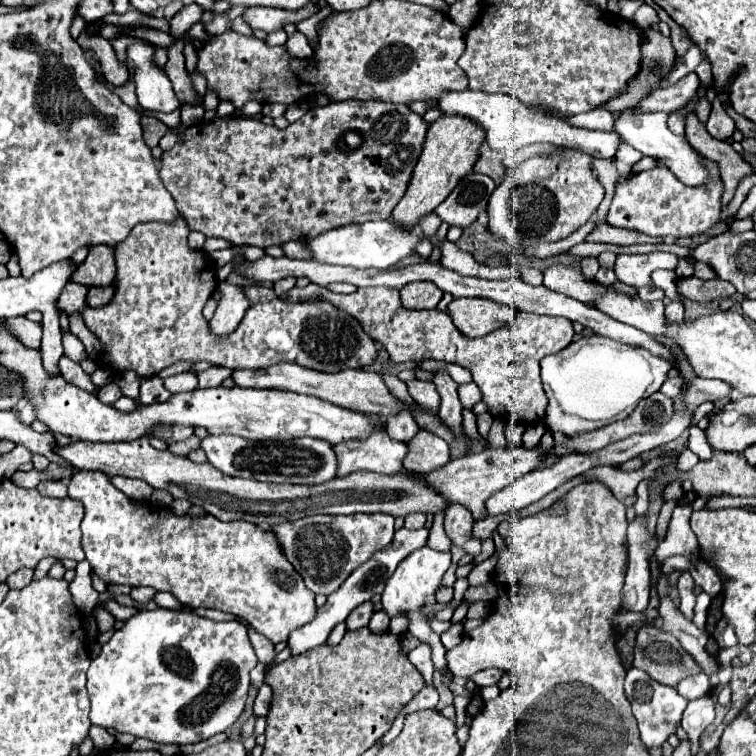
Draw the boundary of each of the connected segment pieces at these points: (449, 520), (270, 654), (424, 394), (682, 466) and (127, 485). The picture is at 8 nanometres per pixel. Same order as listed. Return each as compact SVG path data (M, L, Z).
M450 504L446 508L446 520L444 520L444 530L448 534L448 538L462 546L466 540L472 538L472 524L474 518L470 514L470 510L462 504Z
M248 628L248 636L252 640L252 646L256 650L256 656L258 656L258 662L268 666L274 656L276 656L276 650L274 650L274 644L270 640L266 640L262 634L258 634L254 628Z
M412 380L408 382L408 392L410 396L426 408L428 414L438 414L438 408L440 408L440 394L434 386L434 382L422 382L422 380Z
M684 450L680 456L678 456L678 470L682 470L682 472L688 472L688 470L692 470L696 464L698 464L698 456L692 452L692 450Z
M116 476L116 478L110 478L112 484L122 490L124 494L128 494L130 498L136 498L136 500L148 500L150 494L152 494L152 486L148 486L148 482L140 482L140 480L132 480L132 478L122 478L122 476Z

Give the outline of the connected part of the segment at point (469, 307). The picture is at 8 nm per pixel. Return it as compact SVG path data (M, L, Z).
M454 298L448 306L448 314L464 336L474 338L512 322L516 310L486 298Z

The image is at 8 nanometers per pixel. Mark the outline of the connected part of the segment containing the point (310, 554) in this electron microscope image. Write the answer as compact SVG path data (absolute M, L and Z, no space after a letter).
M350 514L350 516L308 516L296 522L272 528L286 558L304 578L304 584L314 594L332 594L342 582L376 550L392 542L394 518L390 514Z

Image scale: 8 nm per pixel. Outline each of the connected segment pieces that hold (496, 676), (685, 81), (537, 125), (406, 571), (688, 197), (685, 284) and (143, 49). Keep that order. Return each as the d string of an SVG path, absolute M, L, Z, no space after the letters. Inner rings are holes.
M488 668L488 670L482 670L482 672L476 672L474 676L472 676L472 680L476 682L476 686L494 686L494 684L498 684L498 680L500 680L500 676L502 676L504 672L502 670L498 670L498 668Z
M696 72L684 76L682 80L678 80L676 84L668 86L668 88L660 88L654 90L648 98L644 98L644 102L640 102L636 108L640 112L676 112L680 108L684 108L694 96L698 96L698 88L700 88L700 80L696 76Z
M448 90L440 96L438 108L448 114L448 116L464 116L472 122L476 122L484 132L486 132L486 142L494 150L504 150L504 148L522 148L534 142L550 142L554 146L562 148L572 148L580 150L592 158L612 158L616 154L616 146L620 142L620 136L616 132L598 132L598 130L586 130L586 128L576 128L560 118L550 118L536 114L526 108L518 98L510 94L486 94L486 92L476 92L476 90Z
M424 546L420 550L414 550L412 554L408 554L400 564L398 568L394 570L394 574L388 578L386 586L384 586L384 592L382 592L382 610L388 612L388 616L394 616L396 612L400 610L406 610L408 614L408 630L412 632L414 638L426 642L430 648L432 648L432 662L434 662L434 668L442 674L442 682L446 684L448 690L452 690L452 694L462 694L462 696L468 696L470 700L476 696L476 692L468 690L464 684L458 684L458 680L454 676L450 676L450 670L446 666L446 648L444 644L440 642L440 636L436 632L432 632L430 628L430 622L426 620L426 616L418 614L418 608L426 602L430 602L434 598L434 592L438 590L440 582L442 582L442 576L446 574L446 570L450 568L450 552L440 552L440 550L434 550L430 546Z
M706 160L706 166L716 180L708 180L704 186L682 184L672 174L672 170L664 166L656 166L648 172L620 176L616 182L614 200L610 204L608 224L660 238L692 238L706 234L720 222L724 194L724 182L718 180L718 164Z
M688 276L688 278L678 278L676 282L678 292L692 302L712 302L712 300L724 300L728 296L734 296L736 290L732 284L720 280L720 278L712 278L712 280L700 280L696 276Z
M134 44L128 50L128 60L136 66L136 94L138 104L148 112L174 112L180 102L164 70L152 64L152 46Z

